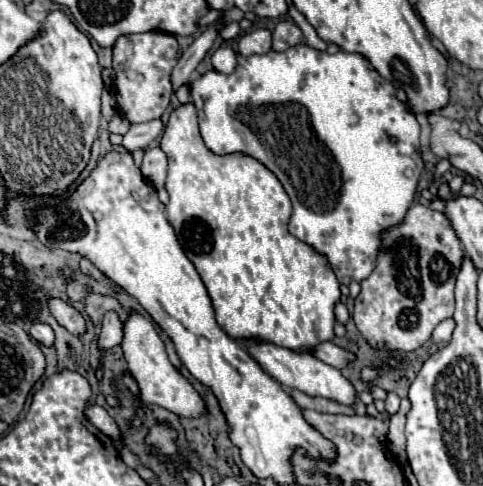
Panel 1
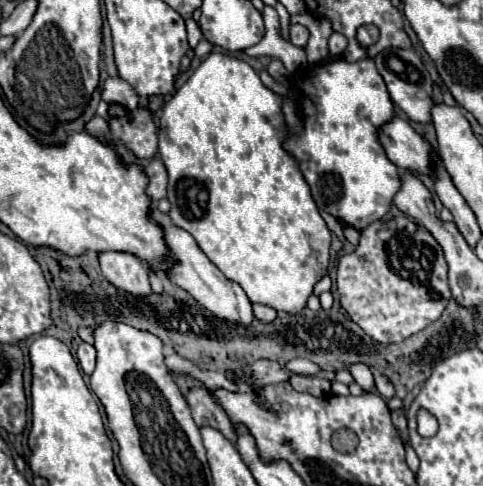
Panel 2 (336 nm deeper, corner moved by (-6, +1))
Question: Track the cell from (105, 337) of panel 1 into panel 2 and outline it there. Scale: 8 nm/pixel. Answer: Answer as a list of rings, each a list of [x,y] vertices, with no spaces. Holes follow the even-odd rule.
[[[81,343],[77,349],[77,361],[79,361],[79,367],[83,369],[83,373],[91,375],[95,369],[95,347],[89,343]]]

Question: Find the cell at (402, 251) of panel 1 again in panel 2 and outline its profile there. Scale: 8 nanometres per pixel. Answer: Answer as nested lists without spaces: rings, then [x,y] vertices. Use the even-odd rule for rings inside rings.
[[[399,215],[391,221],[375,221],[361,231],[355,251],[345,253],[339,259],[337,291],[339,303],[351,315],[353,323],[357,323],[377,343],[401,343],[407,337],[419,333],[441,317],[447,301],[451,299],[447,285],[447,261],[443,257],[441,245],[425,227],[417,225],[405,215]]]

